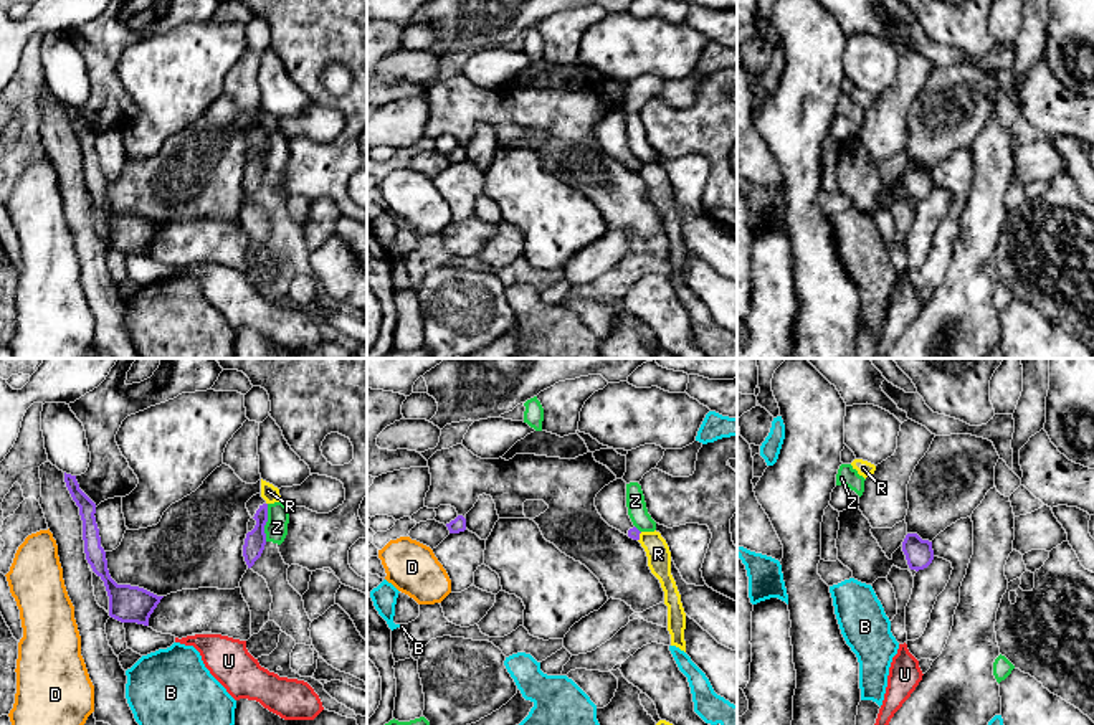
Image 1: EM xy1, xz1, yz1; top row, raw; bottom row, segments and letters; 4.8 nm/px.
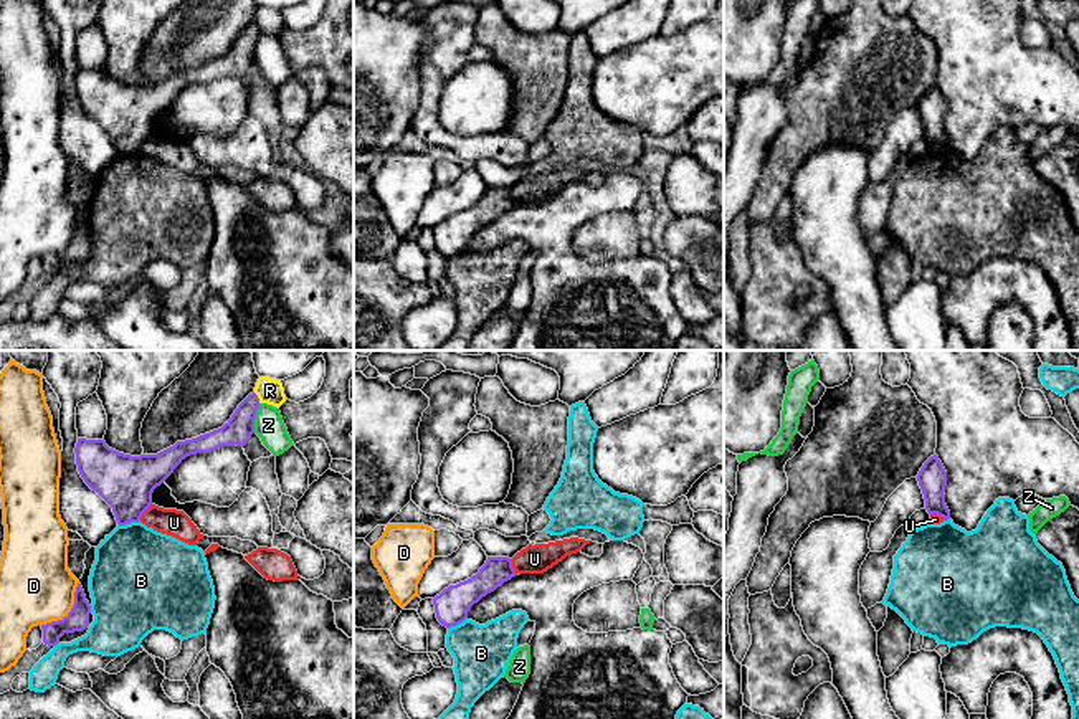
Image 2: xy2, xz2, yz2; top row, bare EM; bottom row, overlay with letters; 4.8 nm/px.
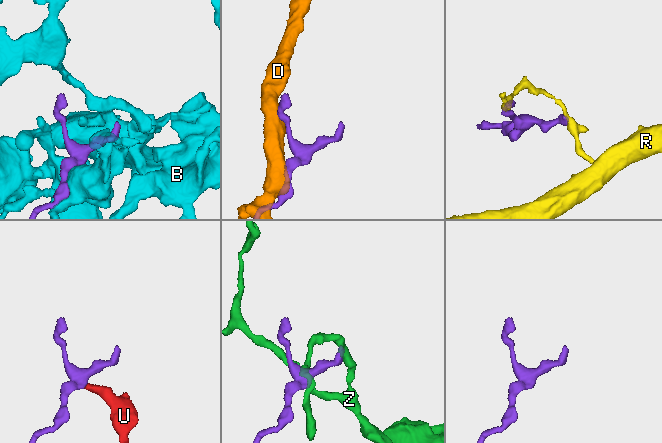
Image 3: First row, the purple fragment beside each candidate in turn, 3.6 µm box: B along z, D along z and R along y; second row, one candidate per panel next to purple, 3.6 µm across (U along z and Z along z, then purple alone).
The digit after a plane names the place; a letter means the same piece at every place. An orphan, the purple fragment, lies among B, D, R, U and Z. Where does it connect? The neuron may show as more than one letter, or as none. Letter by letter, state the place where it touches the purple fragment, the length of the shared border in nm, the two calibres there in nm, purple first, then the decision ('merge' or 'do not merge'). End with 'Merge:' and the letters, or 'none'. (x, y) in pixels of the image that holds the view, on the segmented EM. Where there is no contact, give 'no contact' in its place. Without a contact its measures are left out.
B: xy2 (128, 523) | 110 nm | 280/440 nm | do not merge
D: xy2 (71, 610) | 280 nm | 110/360 nm | do not merge
R: xy2 (256, 397) | 70 nm | 140/130 nm | do not merge
U: xy2 (146, 509) | 110 nm | 280/130 nm | do not merge
Z: xy1 (266, 521) | 180 nm | 100/110 nm | do not merge
Merge: none

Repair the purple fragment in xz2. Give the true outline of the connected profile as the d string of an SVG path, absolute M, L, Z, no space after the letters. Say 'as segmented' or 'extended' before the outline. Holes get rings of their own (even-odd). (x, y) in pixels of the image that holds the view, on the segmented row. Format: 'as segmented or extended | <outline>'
as segmented | M487 557L476 575L449 585L433 598L438 621L446 628L463 623L474 603L516 575L509 557Z

